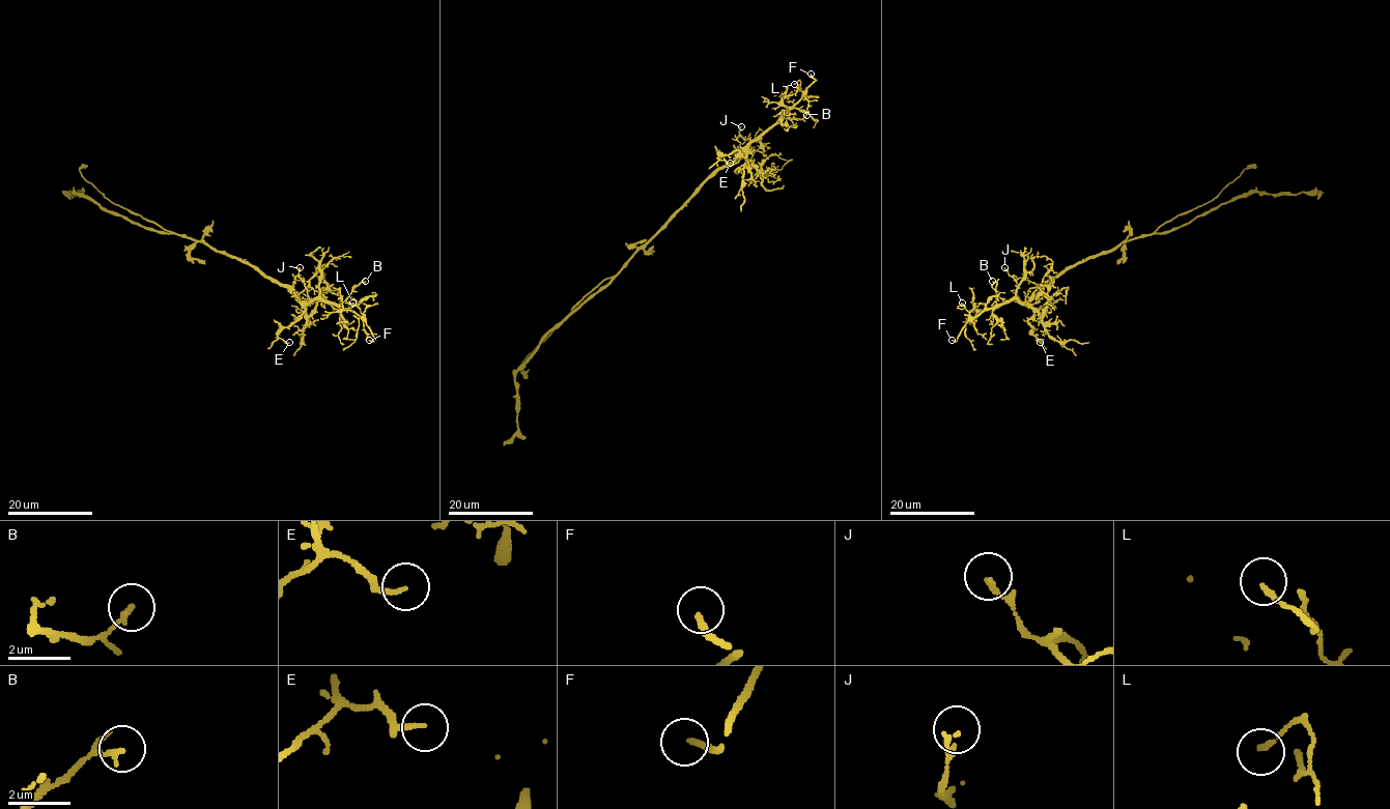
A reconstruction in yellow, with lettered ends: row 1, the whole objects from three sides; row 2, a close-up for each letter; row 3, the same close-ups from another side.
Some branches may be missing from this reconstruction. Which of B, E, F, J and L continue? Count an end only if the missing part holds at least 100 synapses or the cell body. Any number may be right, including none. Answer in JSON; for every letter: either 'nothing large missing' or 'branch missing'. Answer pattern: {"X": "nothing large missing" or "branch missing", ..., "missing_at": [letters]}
{"B": "nothing large missing", "E": "nothing large missing", "F": "branch missing", "J": "nothing large missing", "L": "nothing large missing", "missing_at": ["F"]}

